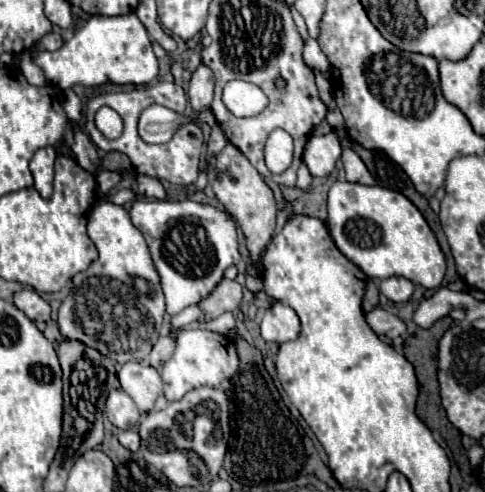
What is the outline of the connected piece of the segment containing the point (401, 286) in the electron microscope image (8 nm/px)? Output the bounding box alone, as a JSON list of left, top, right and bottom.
[380,277,414,303]

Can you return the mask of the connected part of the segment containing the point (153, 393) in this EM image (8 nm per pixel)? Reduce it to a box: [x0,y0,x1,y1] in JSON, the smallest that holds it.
[118,363,162,413]

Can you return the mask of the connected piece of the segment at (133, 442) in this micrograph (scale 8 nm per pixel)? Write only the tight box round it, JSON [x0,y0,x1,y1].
[118,431,140,453]

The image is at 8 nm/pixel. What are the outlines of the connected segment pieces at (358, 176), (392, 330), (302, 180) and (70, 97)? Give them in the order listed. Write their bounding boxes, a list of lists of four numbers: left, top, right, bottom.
[[338,129,376,185],[366,307,406,339],[296,163,312,189],[64,89,80,123]]

